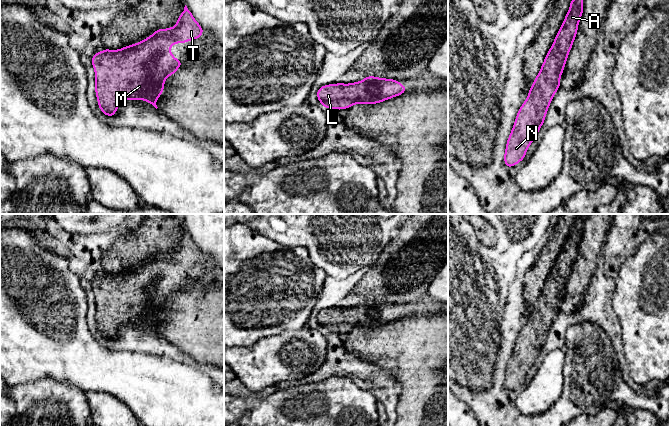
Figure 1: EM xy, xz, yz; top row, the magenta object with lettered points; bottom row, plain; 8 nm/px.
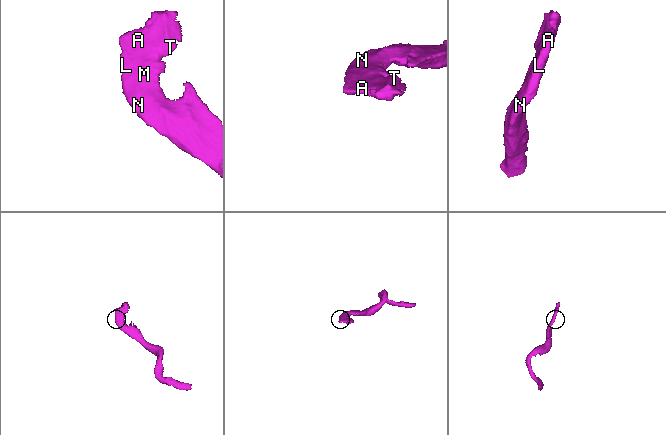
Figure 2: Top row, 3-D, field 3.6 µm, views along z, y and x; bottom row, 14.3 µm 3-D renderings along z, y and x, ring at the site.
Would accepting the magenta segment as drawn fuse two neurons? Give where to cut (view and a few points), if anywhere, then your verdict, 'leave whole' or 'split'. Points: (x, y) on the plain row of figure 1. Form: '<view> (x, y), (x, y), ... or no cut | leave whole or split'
no cut | leave whole

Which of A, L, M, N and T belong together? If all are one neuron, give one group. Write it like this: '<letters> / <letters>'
A L M N T

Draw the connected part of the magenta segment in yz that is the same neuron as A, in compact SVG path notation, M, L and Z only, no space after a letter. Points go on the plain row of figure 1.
M577 219L571 223L562 250L530 311L528 321L516 339L504 378L508 393L525 382L529 369L534 366L544 348L551 324L560 311L560 301L578 255L583 237L583 222Z

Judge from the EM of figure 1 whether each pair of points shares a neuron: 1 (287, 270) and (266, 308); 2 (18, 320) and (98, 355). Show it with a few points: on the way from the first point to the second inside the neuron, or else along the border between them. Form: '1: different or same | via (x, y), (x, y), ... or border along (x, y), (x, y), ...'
1: same | via (281, 279), (266, 294), (266, 299)
2: same | via (38, 333), (56, 341), (72, 355), (78, 355)

